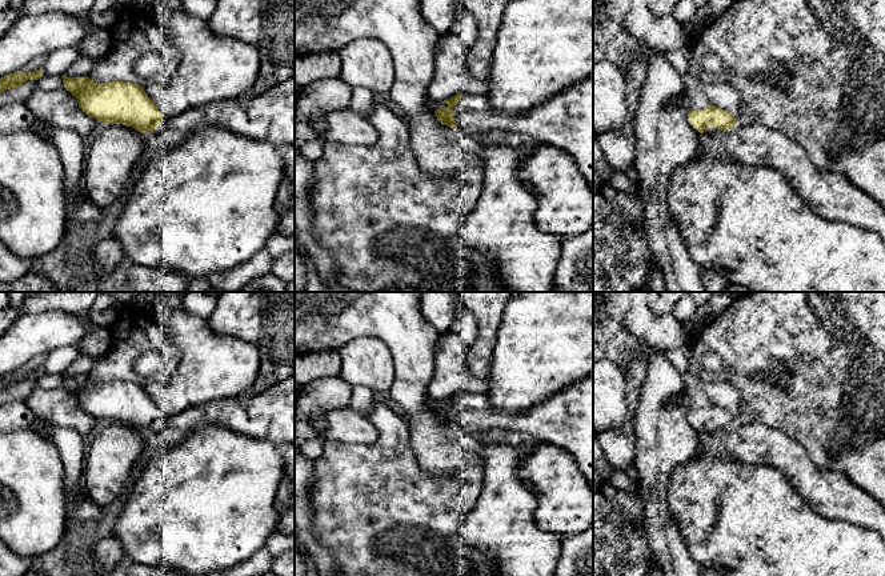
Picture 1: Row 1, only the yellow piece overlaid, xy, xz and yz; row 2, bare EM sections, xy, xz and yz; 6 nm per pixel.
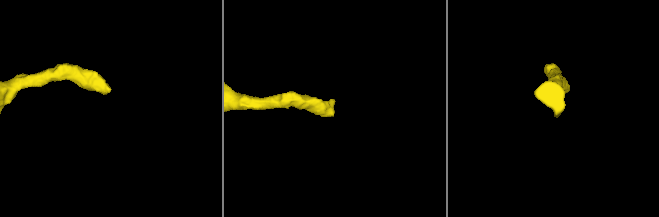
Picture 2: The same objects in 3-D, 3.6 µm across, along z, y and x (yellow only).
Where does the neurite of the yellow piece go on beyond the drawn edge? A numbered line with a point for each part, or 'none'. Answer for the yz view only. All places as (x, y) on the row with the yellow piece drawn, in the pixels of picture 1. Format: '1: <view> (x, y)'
1: yz (711, 135)

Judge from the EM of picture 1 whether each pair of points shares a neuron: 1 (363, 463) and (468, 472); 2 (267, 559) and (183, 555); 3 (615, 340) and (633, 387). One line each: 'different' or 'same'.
1: same
2: different
3: different

